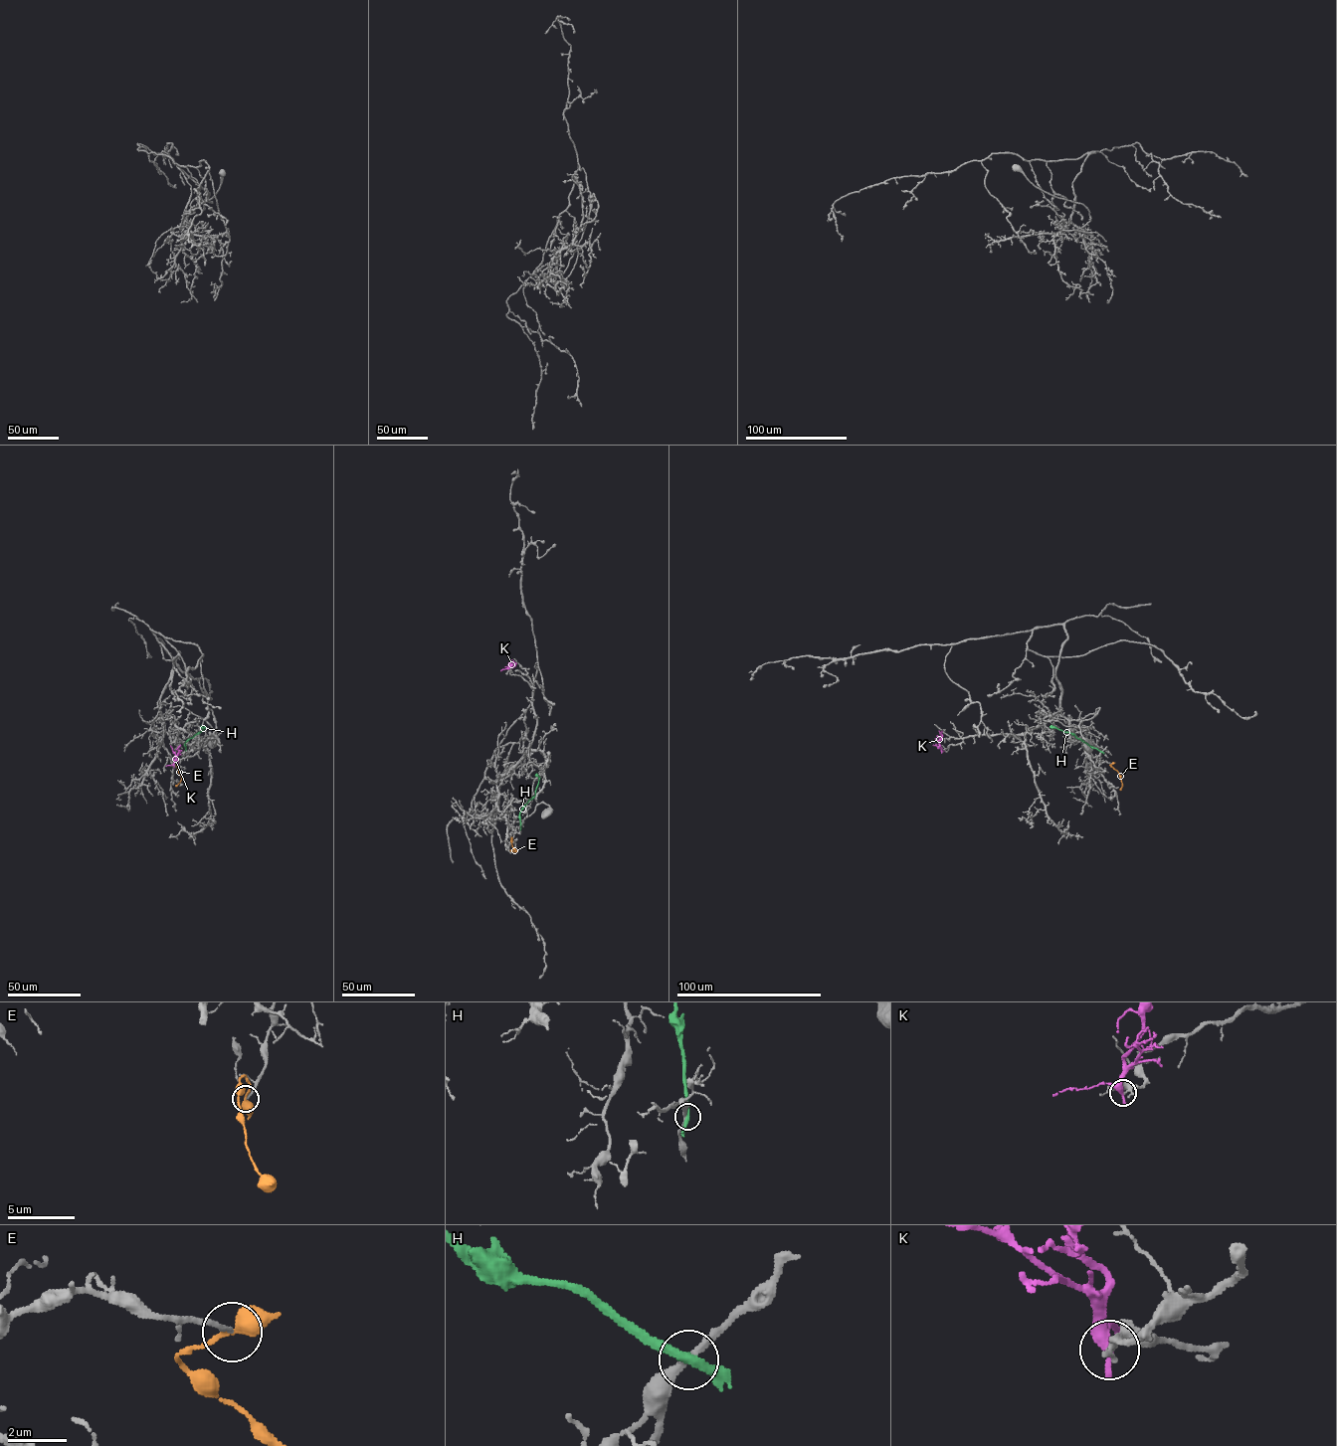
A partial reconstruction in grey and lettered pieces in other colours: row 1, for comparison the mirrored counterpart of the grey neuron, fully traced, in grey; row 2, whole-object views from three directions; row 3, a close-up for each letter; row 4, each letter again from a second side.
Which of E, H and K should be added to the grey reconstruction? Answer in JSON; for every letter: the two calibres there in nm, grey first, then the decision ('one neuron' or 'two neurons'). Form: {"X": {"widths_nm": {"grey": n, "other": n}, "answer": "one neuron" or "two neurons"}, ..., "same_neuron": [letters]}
{"E": {"widths_nm": {"grey": 140, "other": 380}, "answer": "two neurons"}, "H": {"widths_nm": {"grey": 280, "other": 280}, "answer": "two neurons"}, "K": {"widths_nm": {"grey": 190, "other": 320}, "answer": "two neurons"}, "same_neuron": []}

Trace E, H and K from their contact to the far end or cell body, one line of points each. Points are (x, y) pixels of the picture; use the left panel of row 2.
E: (177, 761), (181, 779), (175, 786)
H: (186, 749), (185, 743), (204, 729), (200, 726)
K: (174, 766), (180, 745)

